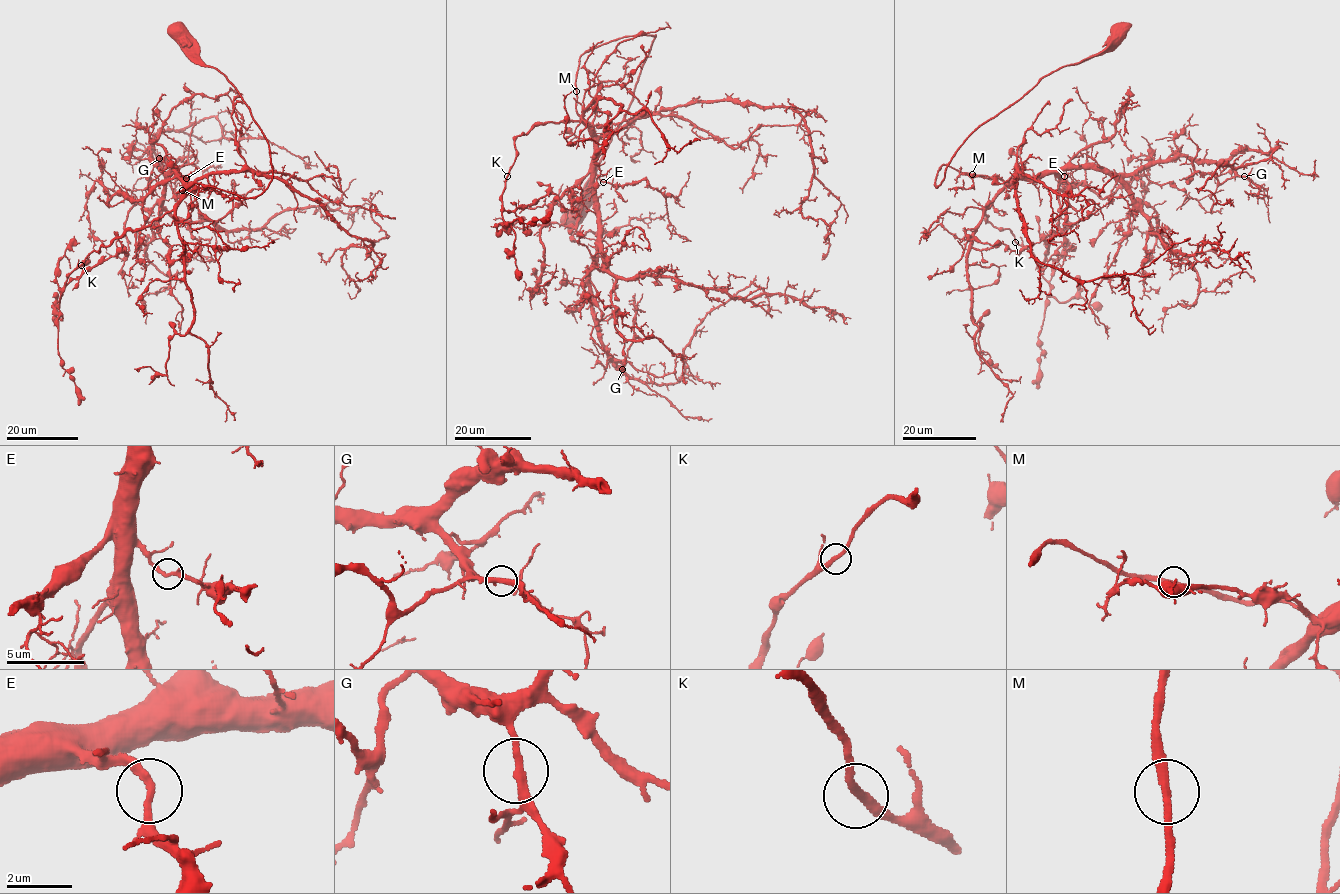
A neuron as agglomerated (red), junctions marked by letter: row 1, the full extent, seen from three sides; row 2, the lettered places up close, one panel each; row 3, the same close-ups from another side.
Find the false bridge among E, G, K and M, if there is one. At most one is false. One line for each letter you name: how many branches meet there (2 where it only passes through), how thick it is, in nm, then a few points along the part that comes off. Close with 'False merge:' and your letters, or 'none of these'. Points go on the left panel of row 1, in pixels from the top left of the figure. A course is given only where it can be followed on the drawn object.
False merge: none of these

